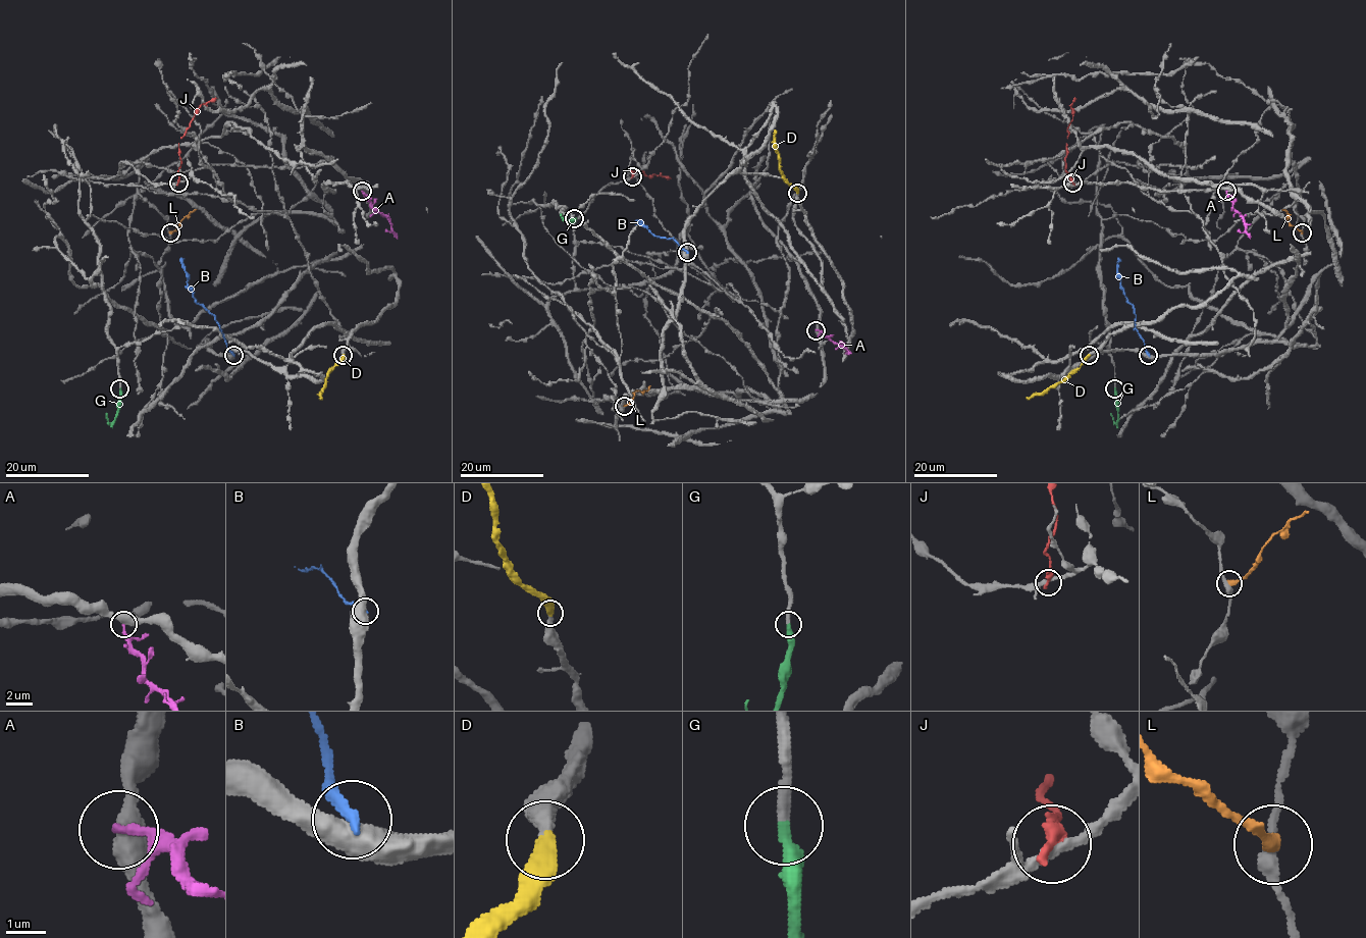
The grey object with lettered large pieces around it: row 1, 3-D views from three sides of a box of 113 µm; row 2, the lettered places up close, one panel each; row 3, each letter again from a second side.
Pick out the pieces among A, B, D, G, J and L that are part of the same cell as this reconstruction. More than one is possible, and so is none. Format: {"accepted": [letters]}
{"accepted": ["D", "G"]}

